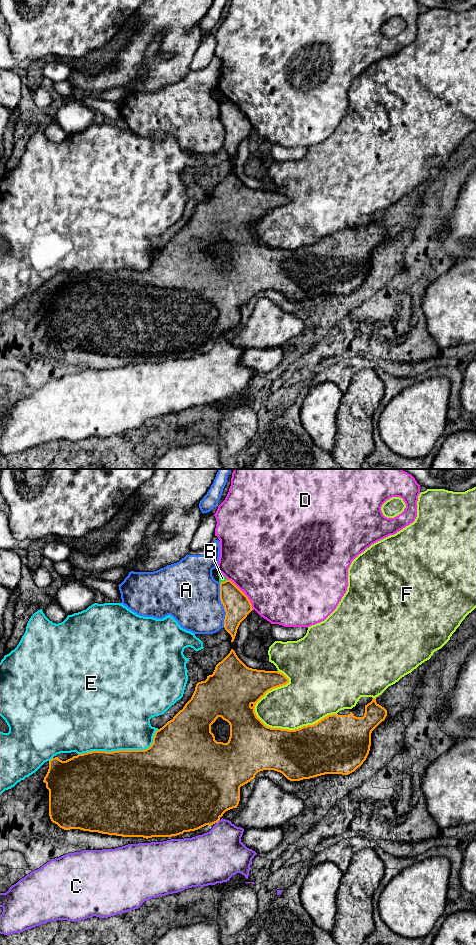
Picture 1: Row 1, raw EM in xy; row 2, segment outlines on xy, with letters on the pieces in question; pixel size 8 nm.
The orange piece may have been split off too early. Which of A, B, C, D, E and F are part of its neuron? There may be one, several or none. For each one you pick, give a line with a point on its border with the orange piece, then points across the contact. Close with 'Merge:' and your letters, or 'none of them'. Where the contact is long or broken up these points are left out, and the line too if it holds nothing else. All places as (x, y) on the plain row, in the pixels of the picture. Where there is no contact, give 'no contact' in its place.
Merge: none of them

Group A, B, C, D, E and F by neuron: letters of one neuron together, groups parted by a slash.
A / B / C / D / E / F

